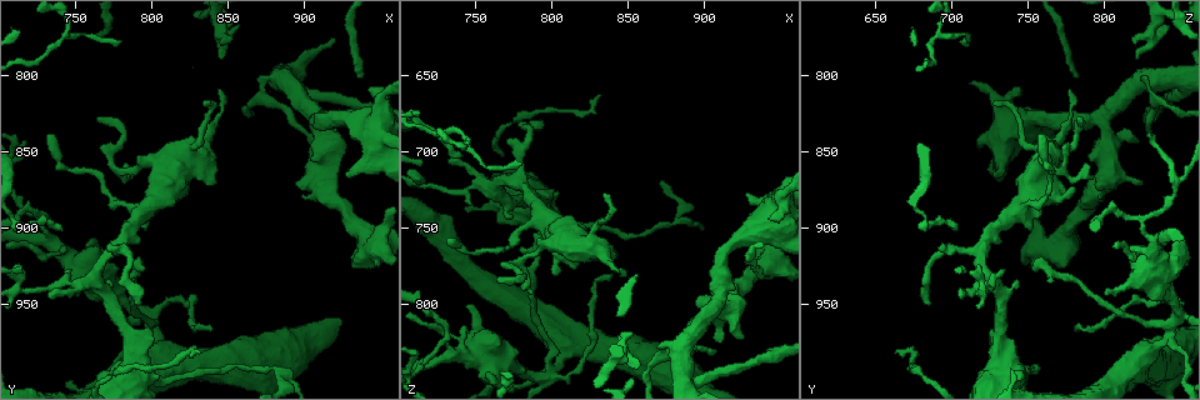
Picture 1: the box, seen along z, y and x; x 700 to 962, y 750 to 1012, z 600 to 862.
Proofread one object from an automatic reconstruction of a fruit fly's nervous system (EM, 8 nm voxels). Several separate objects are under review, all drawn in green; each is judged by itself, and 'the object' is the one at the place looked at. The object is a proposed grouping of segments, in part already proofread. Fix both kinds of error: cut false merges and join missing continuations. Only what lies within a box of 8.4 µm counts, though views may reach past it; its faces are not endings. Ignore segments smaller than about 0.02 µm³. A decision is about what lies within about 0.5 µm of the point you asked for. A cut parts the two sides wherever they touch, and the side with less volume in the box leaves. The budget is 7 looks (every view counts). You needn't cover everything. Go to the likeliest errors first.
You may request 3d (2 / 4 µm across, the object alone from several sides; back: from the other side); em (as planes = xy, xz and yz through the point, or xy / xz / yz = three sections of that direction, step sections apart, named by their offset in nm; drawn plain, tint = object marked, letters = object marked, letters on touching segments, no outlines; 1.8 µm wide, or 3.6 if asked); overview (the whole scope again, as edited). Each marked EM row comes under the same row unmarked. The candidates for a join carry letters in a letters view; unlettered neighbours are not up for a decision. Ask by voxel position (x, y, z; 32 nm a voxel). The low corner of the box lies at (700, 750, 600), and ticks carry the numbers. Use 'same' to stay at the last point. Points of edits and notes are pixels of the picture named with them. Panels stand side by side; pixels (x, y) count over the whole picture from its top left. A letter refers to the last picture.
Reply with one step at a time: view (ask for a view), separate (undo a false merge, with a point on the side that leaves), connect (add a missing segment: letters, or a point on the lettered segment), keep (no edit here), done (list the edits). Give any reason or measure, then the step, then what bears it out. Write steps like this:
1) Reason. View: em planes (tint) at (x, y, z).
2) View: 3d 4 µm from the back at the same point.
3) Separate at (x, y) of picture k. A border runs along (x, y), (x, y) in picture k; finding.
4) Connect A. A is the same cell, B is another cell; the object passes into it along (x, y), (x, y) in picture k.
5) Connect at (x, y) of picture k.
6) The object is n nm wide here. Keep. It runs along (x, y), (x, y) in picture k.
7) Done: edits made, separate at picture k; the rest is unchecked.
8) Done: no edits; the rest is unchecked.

Free end. View: em xz step 16 (letters) at (844, 786, 822).

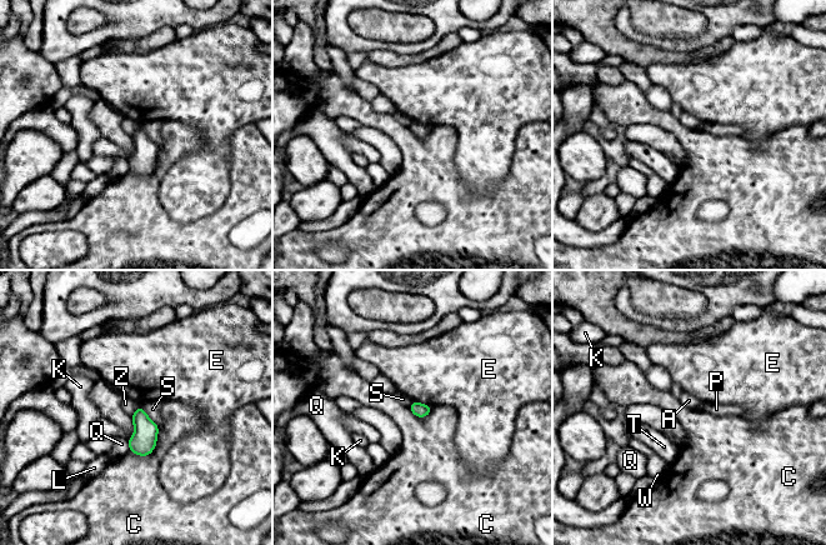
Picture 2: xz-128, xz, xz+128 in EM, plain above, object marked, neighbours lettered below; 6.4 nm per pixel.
Keep. A, C, E, K, L, P, Q, S, T, W and Z are other cells; a border runs along (158, 425), (149, 454), (130, 451) in picture 2; no lettered segment goes on from it.

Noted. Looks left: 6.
Thick turns thin. View: 3d 2 µm at (802, 966, 844).

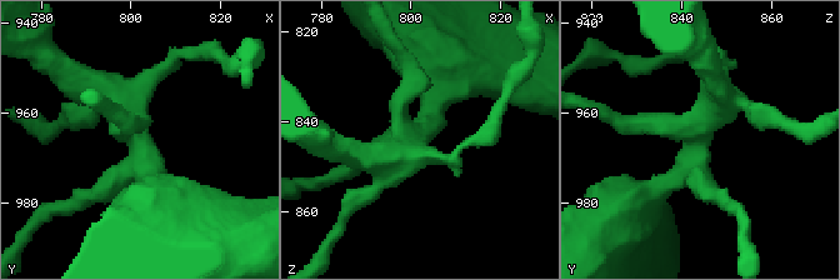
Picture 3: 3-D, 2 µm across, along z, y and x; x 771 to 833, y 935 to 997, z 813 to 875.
Need the tissue. View: em xz step 8 (tint) at (801, 965, 844).

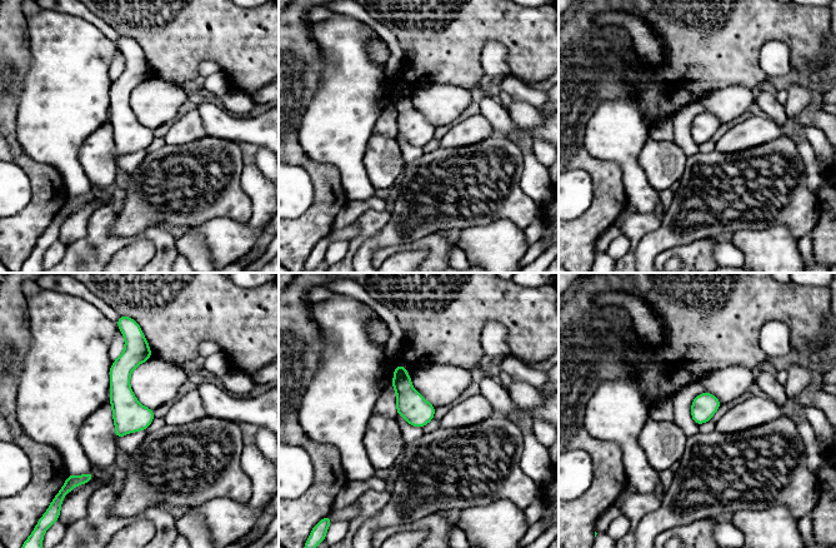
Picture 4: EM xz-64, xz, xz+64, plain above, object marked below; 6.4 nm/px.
Another direction. View: em planes (letters) at the same point.

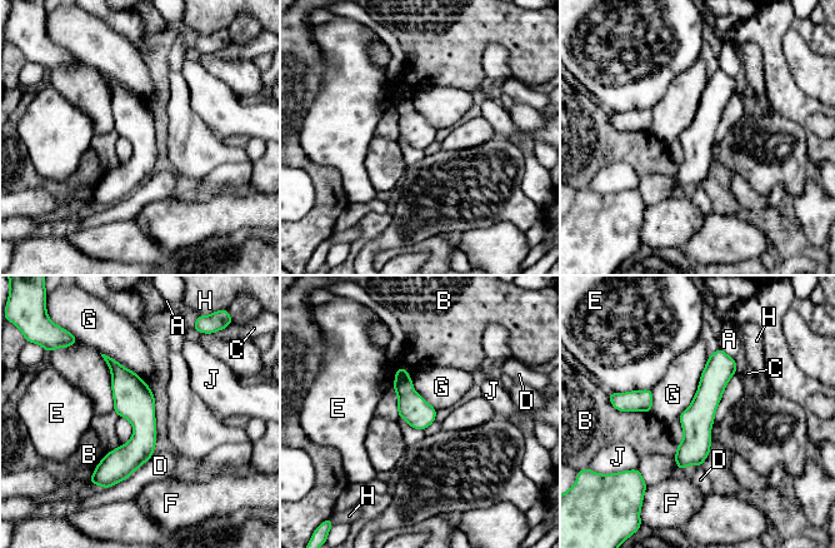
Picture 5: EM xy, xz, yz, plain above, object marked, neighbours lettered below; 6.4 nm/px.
Keep. A, B, C, D, E, F, G, H and J are other cells; it runs along (720, 353), (680, 466) in picture 5; one neuron here.

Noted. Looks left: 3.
Looks like a crossing. View: em xz step 4 (letters) at (908, 828, 796).

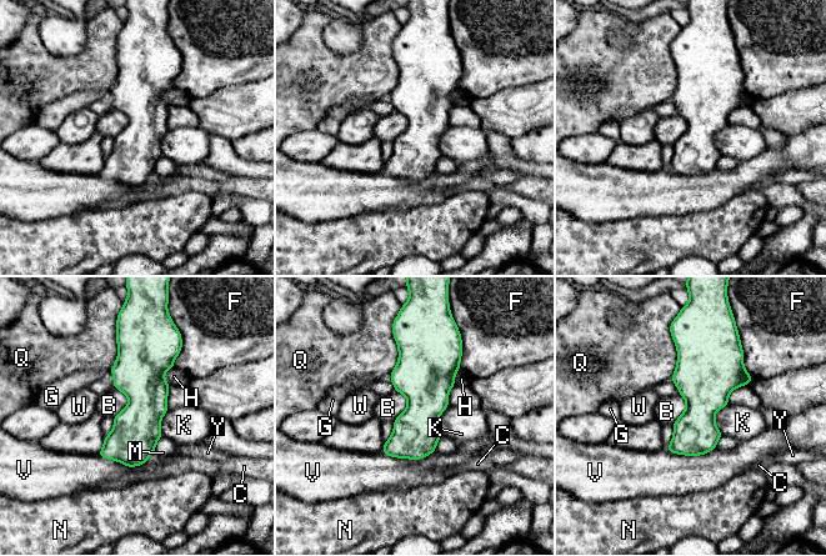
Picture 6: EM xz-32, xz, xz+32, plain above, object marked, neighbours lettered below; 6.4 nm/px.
The object is 280 nm wide here. Keep. B, C, F, G, H, K, M, N, Q, V, W and Y are other cells; a border runs along (115, 387), (128, 404), (113, 417) in picture 6; all the same neuron.

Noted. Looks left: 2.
Done: no edits; the rest is unchecked.

